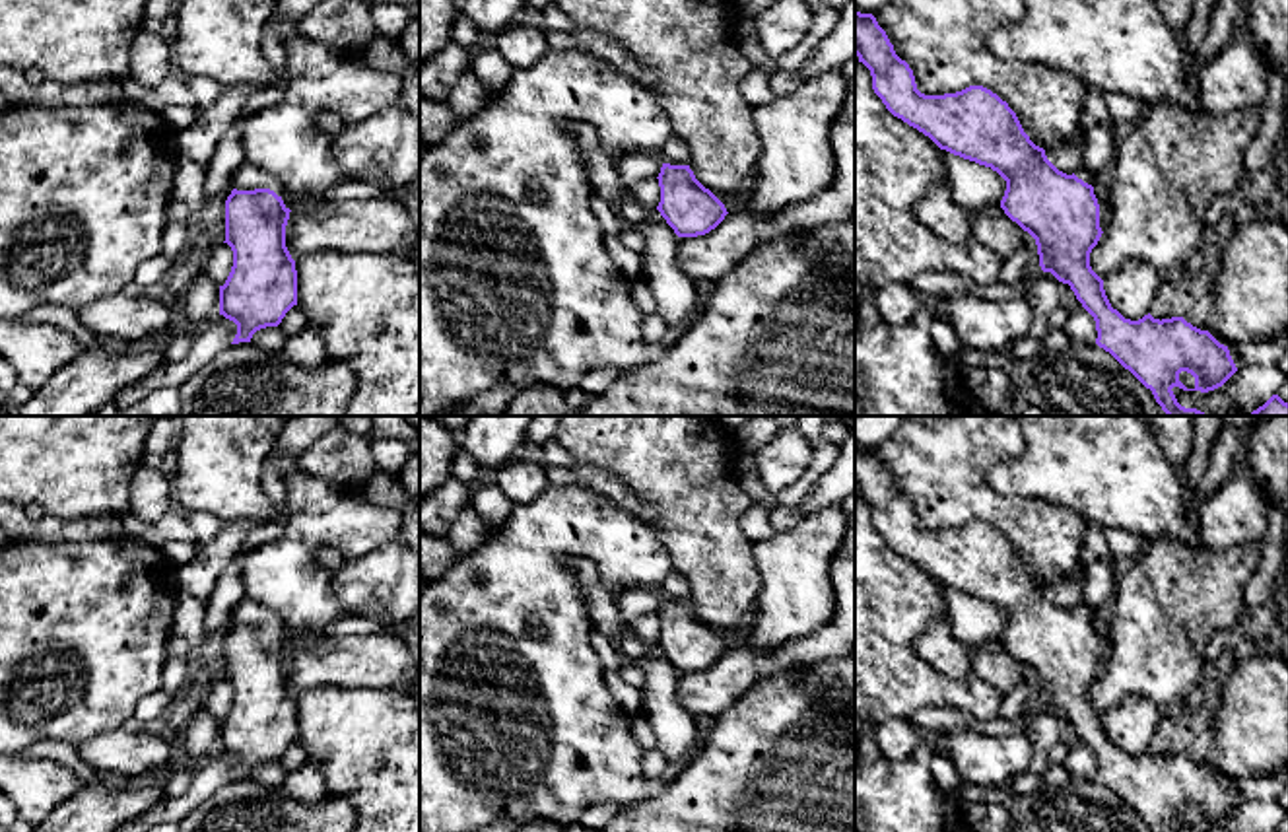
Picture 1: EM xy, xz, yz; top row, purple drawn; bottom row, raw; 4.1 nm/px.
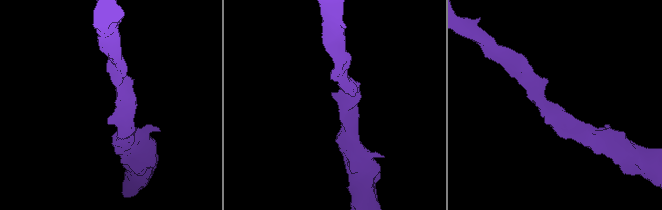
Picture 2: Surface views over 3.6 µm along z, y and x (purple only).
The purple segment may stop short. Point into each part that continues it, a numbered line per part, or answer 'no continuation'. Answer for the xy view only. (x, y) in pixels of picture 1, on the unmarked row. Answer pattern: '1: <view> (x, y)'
1: xy (247, 613)

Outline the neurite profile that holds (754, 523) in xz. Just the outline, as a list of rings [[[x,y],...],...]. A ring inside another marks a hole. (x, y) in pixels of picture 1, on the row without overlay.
[[[752,505],[740,519],[740,529],[744,537],[754,544],[773,535],[769,523],[773,507],[769,505]]]

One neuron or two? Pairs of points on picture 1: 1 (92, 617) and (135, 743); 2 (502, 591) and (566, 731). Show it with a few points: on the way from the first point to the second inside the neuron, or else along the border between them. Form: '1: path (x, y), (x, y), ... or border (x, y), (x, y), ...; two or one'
1: border (121, 728), (94, 735), (78, 747); two
2: path (539, 613), (554, 634), (554, 693); one

